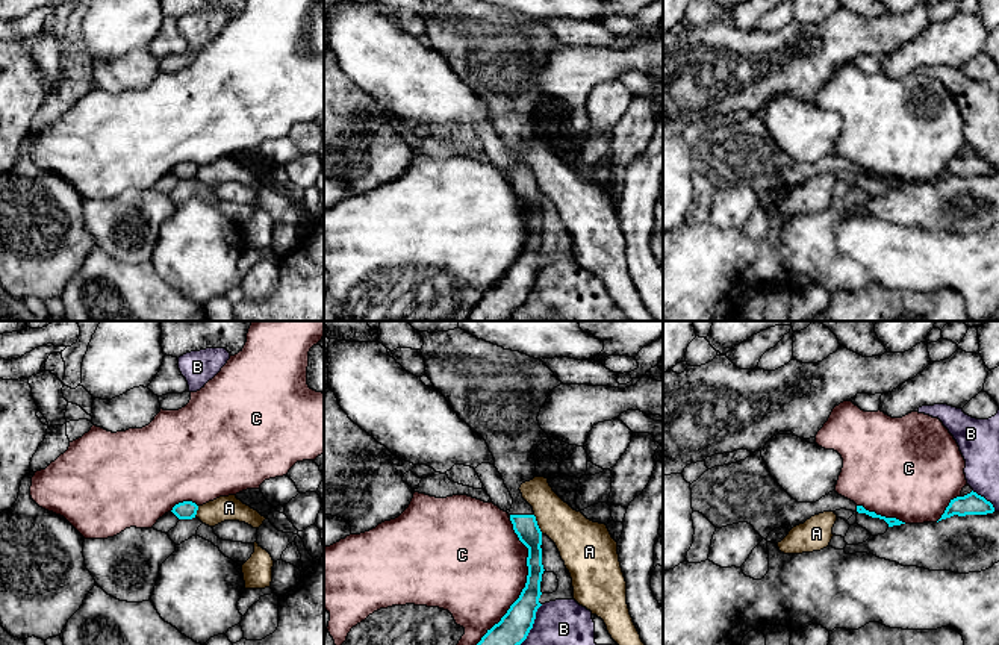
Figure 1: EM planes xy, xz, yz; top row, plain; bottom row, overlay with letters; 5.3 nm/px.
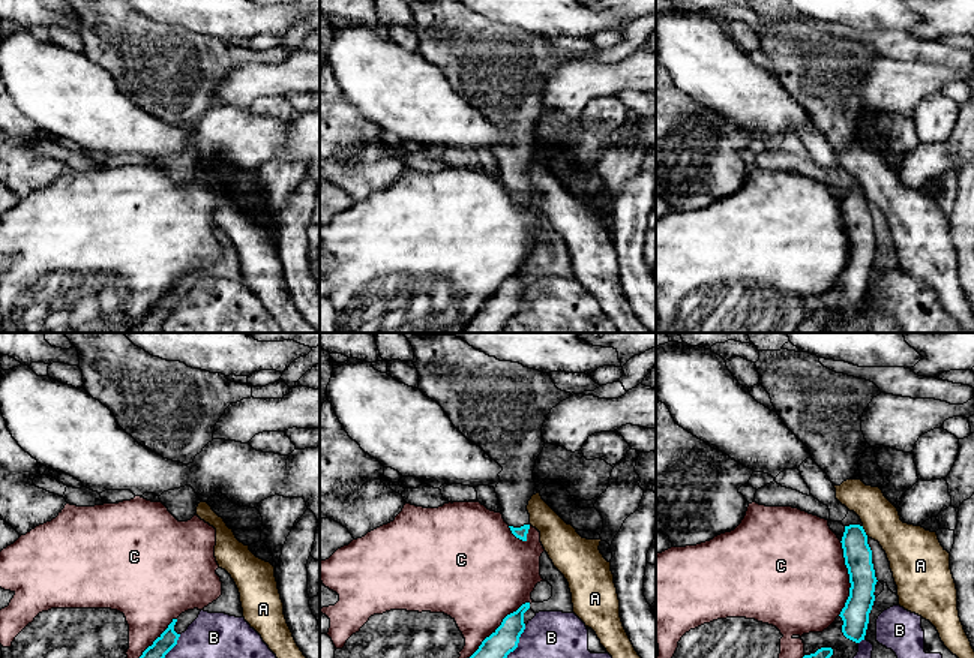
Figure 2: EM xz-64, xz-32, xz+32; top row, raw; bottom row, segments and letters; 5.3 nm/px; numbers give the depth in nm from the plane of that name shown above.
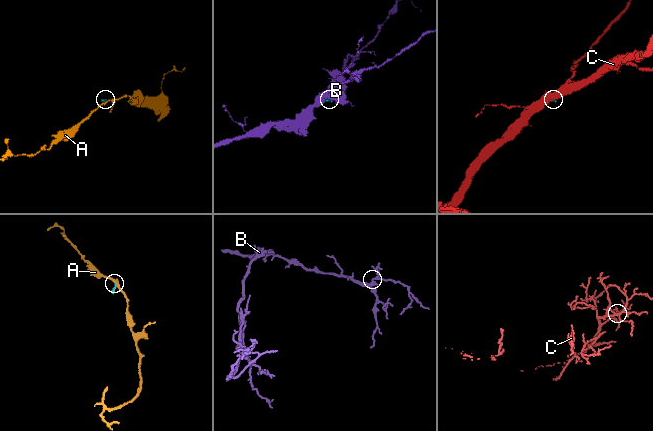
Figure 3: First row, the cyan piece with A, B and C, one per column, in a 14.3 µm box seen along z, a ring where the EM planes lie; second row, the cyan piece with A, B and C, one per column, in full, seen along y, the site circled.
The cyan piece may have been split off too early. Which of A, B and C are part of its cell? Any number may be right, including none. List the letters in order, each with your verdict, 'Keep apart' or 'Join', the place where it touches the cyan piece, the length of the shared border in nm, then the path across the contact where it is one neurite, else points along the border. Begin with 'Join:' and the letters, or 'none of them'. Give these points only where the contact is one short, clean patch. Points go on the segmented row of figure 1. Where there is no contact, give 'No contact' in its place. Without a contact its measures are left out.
Join: none of them
A: Keep apart. Touches cyan at xz (536, 524). Shared border 120 nm. Boundary: xz (533, 514), (542, 533)
B: Keep apart. Touches cyan at xz (533, 623). Shared border 240 nm
C: Keep apart. Touches cyan at xz (527, 582). Shared border 700 nm

